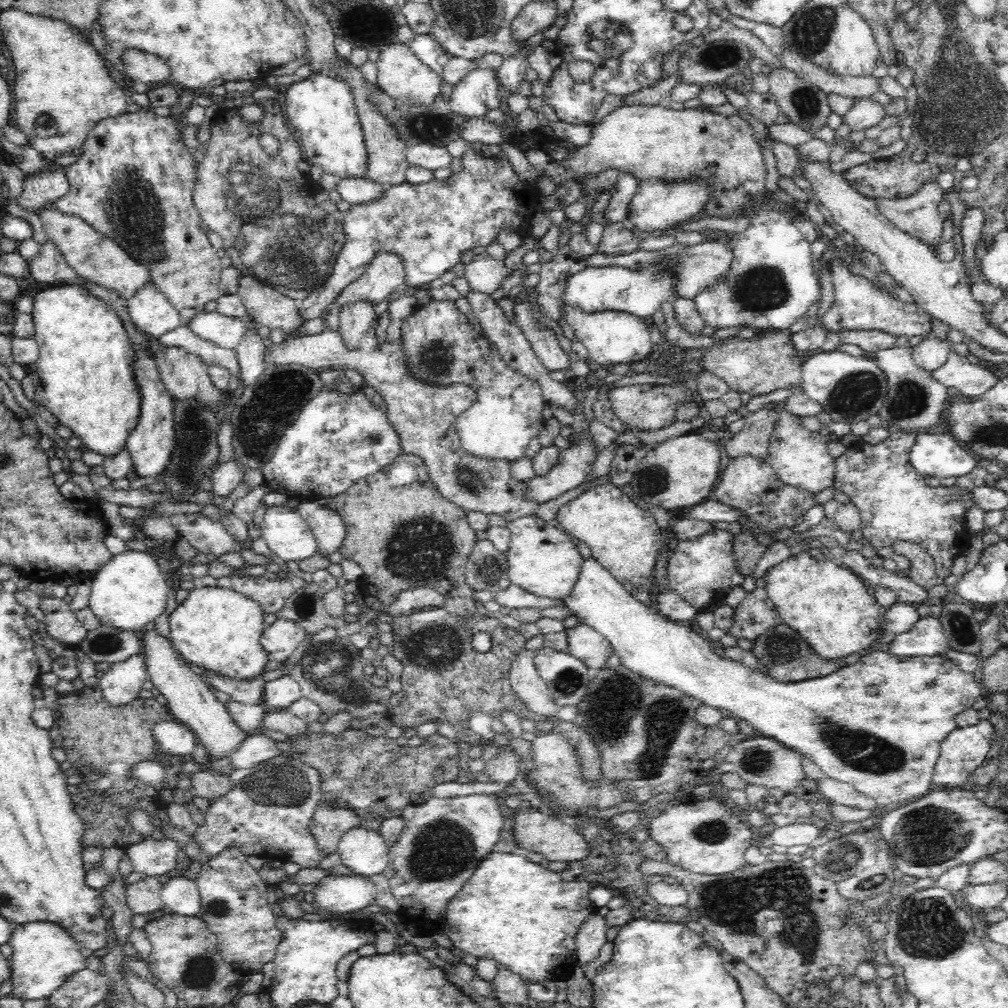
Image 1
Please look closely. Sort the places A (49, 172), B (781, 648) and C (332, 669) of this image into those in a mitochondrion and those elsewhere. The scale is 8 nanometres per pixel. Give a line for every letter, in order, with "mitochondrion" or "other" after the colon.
A: other
B: mitochondrion
C: mitochondrion

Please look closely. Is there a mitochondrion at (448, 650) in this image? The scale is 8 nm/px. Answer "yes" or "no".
yes

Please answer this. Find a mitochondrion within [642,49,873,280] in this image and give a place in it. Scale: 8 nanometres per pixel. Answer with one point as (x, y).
(806, 102)

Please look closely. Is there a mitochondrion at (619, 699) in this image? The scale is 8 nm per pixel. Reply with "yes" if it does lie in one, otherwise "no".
yes

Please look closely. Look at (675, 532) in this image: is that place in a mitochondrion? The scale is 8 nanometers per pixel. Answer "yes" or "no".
no

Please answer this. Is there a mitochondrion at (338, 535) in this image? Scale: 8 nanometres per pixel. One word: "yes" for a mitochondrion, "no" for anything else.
no

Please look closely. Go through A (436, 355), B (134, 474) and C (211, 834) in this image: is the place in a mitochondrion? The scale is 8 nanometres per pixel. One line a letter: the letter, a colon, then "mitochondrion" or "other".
A: mitochondrion
B: other
C: other

